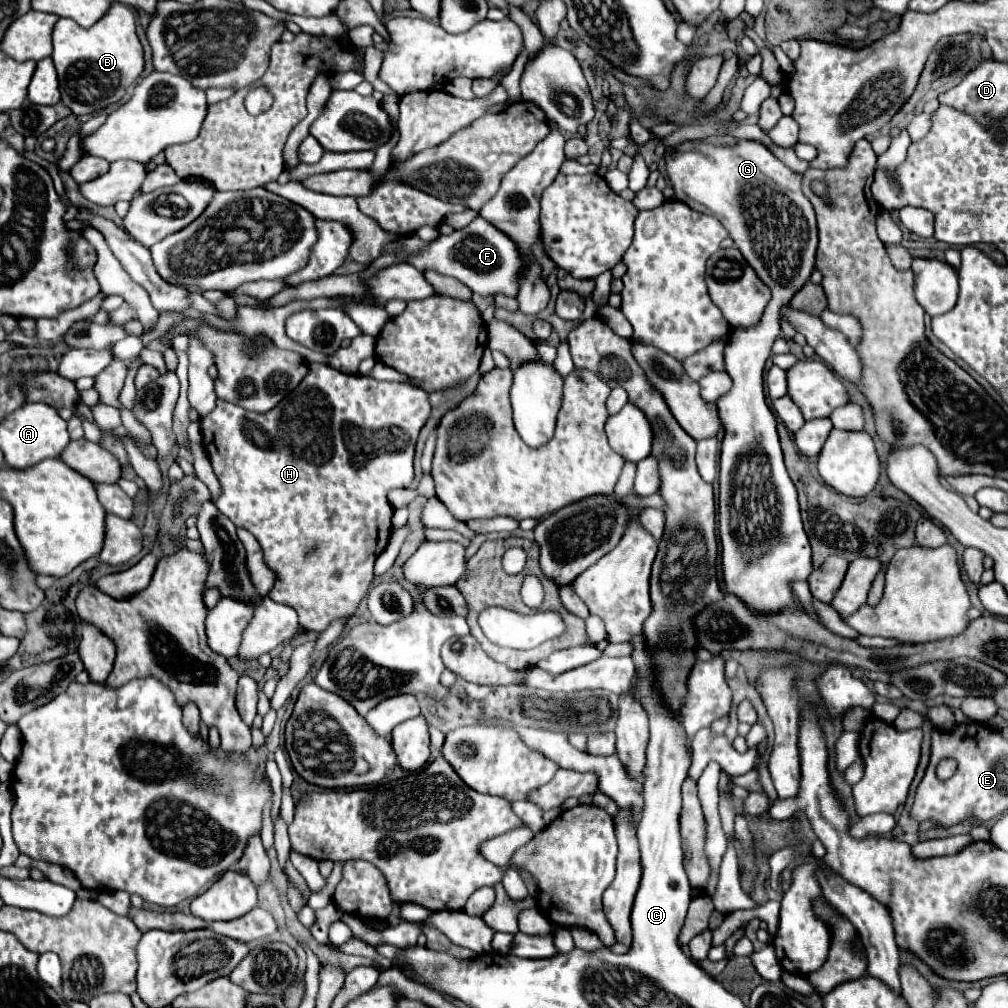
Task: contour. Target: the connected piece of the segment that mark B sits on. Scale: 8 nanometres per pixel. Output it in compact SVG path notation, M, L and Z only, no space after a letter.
M116 1L90 29L80 27L72 19L58 19L52 31L52 43L62 103L70 107L74 115L90 115L106 105L118 103L126 87L130 87L144 69L144 51L136 37L134 13L128 5Z

